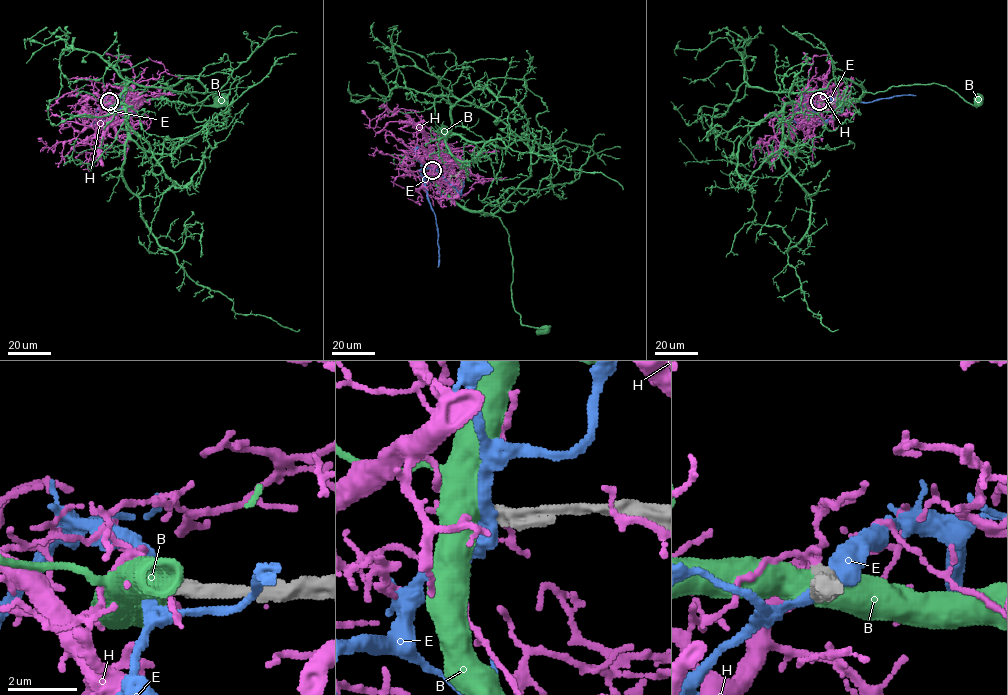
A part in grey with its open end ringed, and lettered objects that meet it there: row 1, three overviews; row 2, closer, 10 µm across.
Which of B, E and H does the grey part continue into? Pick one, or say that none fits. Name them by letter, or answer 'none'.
none

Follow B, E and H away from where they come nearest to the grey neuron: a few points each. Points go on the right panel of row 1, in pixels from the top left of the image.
B: (819, 101), (855, 101), (866, 92), (934, 83), (946, 86), (973, 105), (977, 104), (976, 101)
E: (819, 101), (826, 99), (829, 104), (872, 102), (895, 96), (915, 95)
H: (819, 101), (781, 142), (775, 138), (767, 142), (759, 139), (758, 141), (773, 151), (776, 147), (758, 138)

